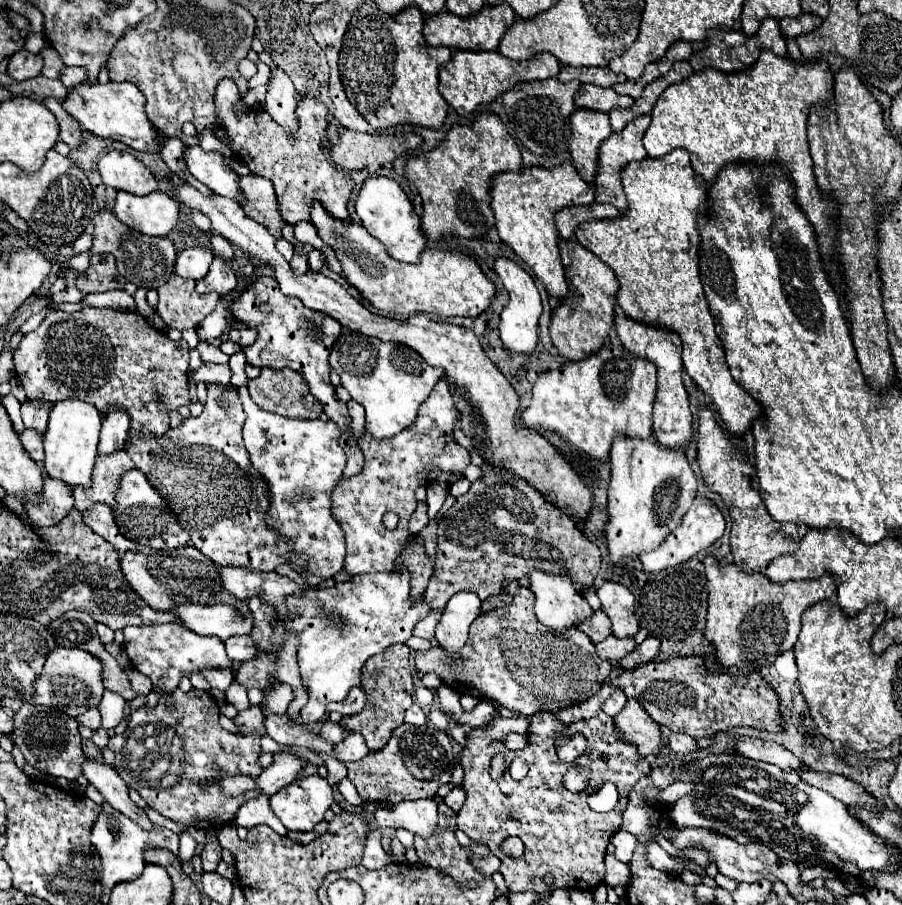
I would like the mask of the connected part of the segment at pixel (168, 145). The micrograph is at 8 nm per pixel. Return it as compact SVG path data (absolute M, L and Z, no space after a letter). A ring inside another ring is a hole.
M165 138L165 142L163 142L159 154L161 154L163 162L169 166L169 170L171 170L175 176L179 176L179 178L183 178L185 182L189 182L191 186L199 188L203 194L215 196L205 184L201 184L199 180L195 180L195 178L191 176L191 172L187 170L187 164L183 162L183 150L185 150L185 144L183 144L179 138Z

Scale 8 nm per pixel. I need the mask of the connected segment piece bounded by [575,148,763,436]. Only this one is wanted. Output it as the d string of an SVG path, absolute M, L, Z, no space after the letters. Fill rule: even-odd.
M673 150L661 158L645 158L641 162L629 162L621 170L621 182L623 190L627 194L629 208L627 212L619 214L613 220L589 220L581 222L575 228L577 242L593 252L597 258L601 258L617 276L619 280L619 292L617 292L617 304L623 308L623 312L631 318L639 318L639 322L651 322L671 328L679 334L681 346L683 346L683 364L687 374L693 378L693 382L711 396L715 410L719 412L725 428L731 434L743 436L755 418L763 414L759 402L755 402L729 374L729 366L725 362L725 352L721 346L721 340L715 332L715 322L709 312L709 304L703 294L703 286L699 280L699 218L707 210L707 184L695 170L691 168L691 160L687 150Z

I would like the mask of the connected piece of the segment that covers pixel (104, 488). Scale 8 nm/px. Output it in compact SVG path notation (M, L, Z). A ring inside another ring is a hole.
M123 450L109 456L99 456L93 470L93 486L87 490L73 488L75 508L81 512L87 512L91 504L97 504L97 502L103 502L109 508L115 508L115 494L119 490L119 478L127 470L133 470L133 468L135 464Z

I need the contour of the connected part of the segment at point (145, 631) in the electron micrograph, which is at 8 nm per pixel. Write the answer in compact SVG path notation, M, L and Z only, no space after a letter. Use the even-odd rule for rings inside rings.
M151 624L151 626L127 626L125 652L133 666L153 680L153 690L159 694L173 692L181 676L201 672L207 668L233 668L233 660L225 652L225 644L219 638L199 636L187 630L183 624Z

